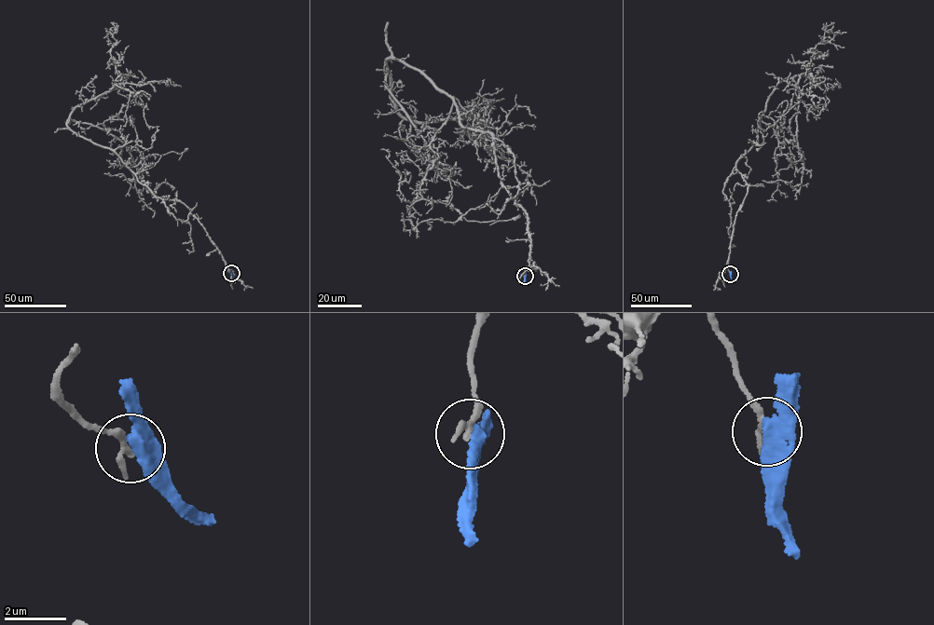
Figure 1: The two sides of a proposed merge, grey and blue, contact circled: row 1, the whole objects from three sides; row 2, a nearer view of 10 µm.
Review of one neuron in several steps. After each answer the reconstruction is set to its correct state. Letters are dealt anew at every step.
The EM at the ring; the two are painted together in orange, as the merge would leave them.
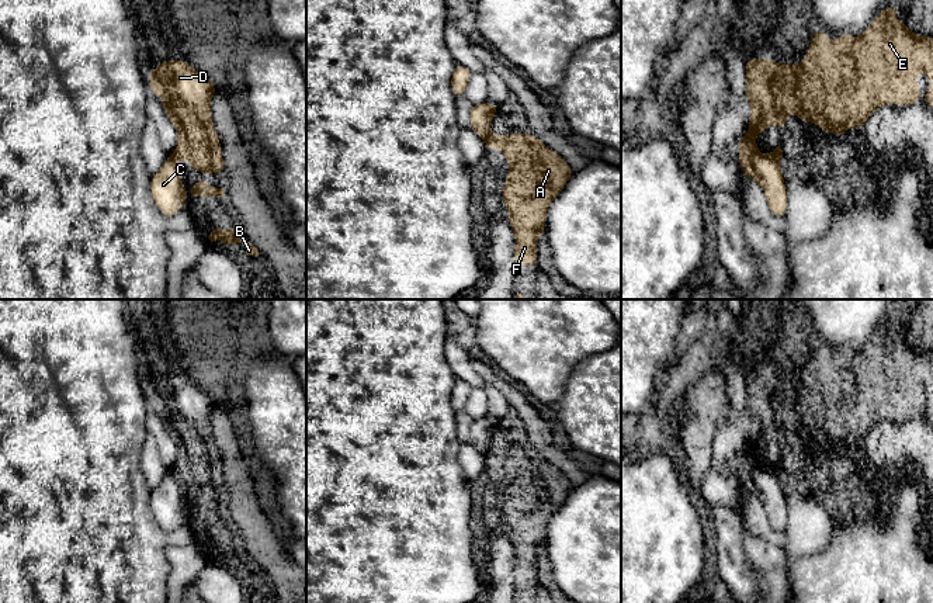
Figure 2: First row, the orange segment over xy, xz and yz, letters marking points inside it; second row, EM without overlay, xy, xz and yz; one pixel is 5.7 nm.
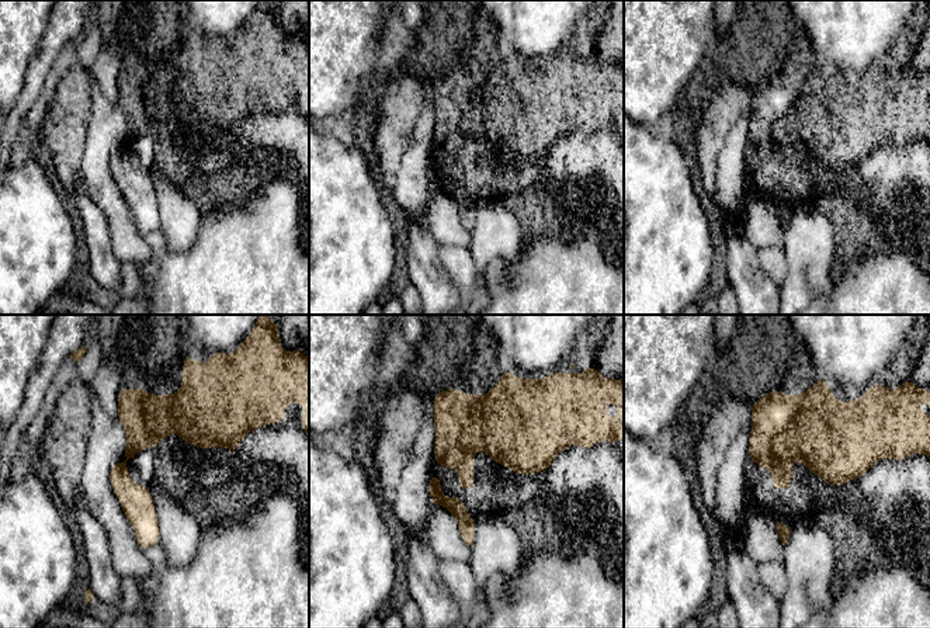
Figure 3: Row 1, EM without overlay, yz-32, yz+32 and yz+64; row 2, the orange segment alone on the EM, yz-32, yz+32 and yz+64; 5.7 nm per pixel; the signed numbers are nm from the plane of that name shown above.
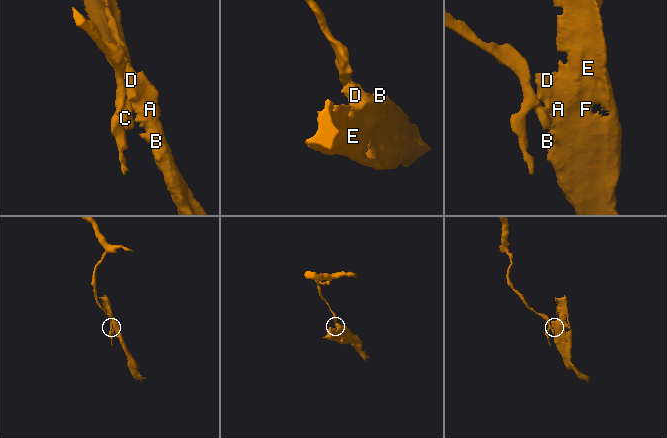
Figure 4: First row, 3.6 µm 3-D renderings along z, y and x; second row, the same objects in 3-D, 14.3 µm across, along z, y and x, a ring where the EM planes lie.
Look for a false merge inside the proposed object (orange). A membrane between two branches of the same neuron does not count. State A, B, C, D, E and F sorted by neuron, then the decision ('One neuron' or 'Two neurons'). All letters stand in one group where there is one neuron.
Groups: A B D E F / C. Two neurons

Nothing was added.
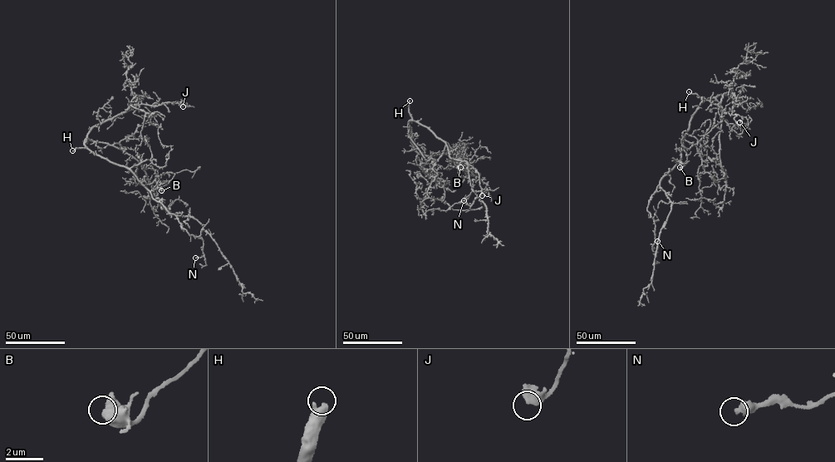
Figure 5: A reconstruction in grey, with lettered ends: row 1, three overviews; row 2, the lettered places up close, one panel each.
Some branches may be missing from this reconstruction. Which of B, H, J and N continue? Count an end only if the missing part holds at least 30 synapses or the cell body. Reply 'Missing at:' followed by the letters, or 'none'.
Missing at: H

